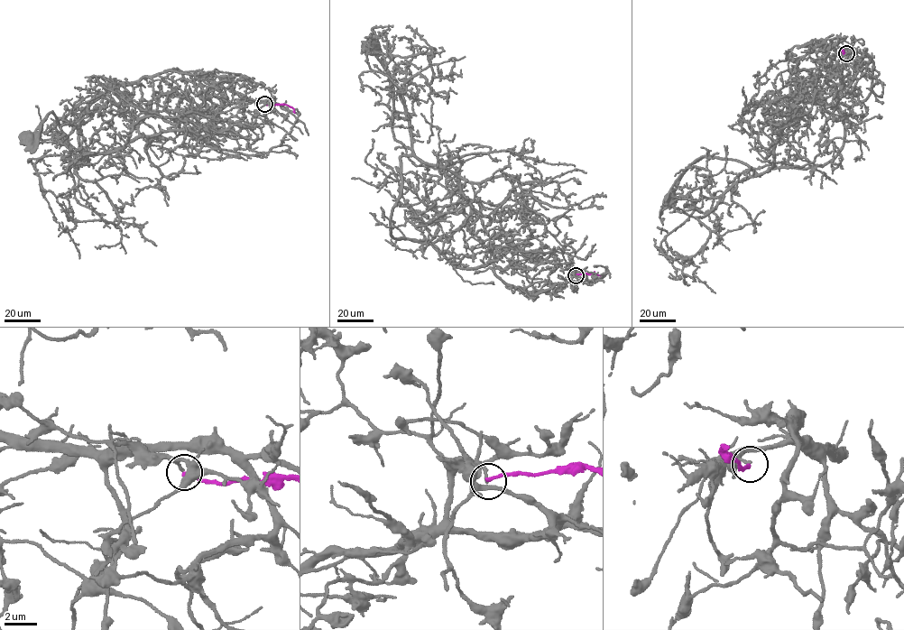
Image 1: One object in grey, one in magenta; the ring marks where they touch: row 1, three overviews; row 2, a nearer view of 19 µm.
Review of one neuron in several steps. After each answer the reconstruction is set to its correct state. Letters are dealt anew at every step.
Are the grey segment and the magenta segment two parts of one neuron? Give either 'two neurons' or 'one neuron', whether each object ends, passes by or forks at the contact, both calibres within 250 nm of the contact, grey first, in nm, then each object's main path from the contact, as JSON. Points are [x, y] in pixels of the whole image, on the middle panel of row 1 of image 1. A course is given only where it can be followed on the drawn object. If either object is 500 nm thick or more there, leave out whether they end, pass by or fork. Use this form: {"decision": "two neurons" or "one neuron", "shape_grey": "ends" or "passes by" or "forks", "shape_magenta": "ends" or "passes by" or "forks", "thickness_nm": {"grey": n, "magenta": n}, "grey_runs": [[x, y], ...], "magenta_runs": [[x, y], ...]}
{"decision": "two neurons", "shape_grey": "ends", "shape_magenta": "ends", "thickness_nm": {"grey": 160, "magenta": 200}, "grey_runs": [[576, 274], [526, 294], [492, 264], [457, 267], [391, 235], [411, 151], [394, 137], [372, 48]], "magenta_runs": [[576, 274], [603, 273]]}

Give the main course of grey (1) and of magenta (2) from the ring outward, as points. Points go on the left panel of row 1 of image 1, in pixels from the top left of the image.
1: (264, 103), (229, 103), (190, 134), (110, 90), (86, 108), (87, 160), (51, 111), (30, 138)
2: (264, 103), (288, 105), (294, 113)

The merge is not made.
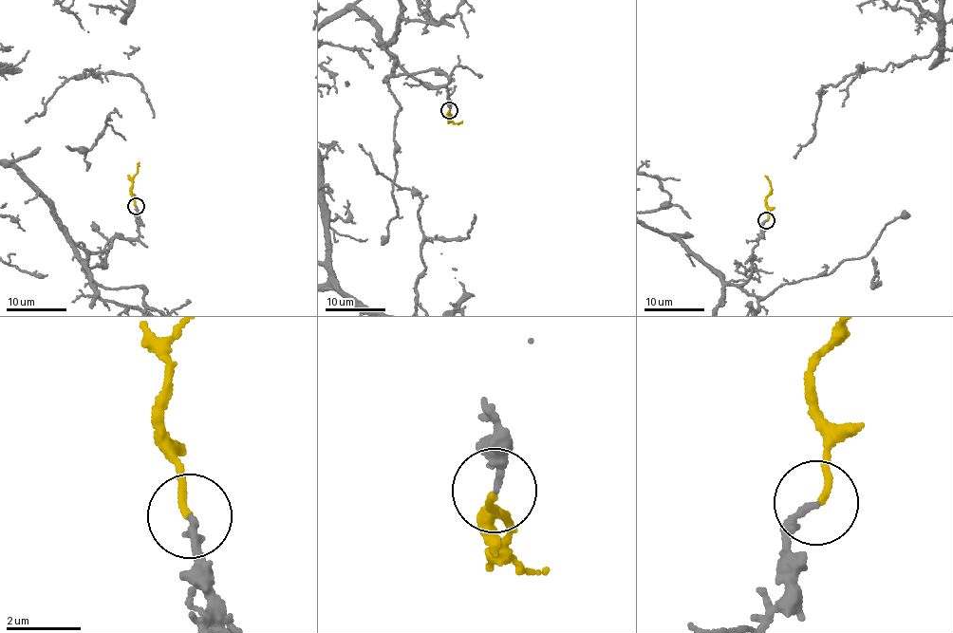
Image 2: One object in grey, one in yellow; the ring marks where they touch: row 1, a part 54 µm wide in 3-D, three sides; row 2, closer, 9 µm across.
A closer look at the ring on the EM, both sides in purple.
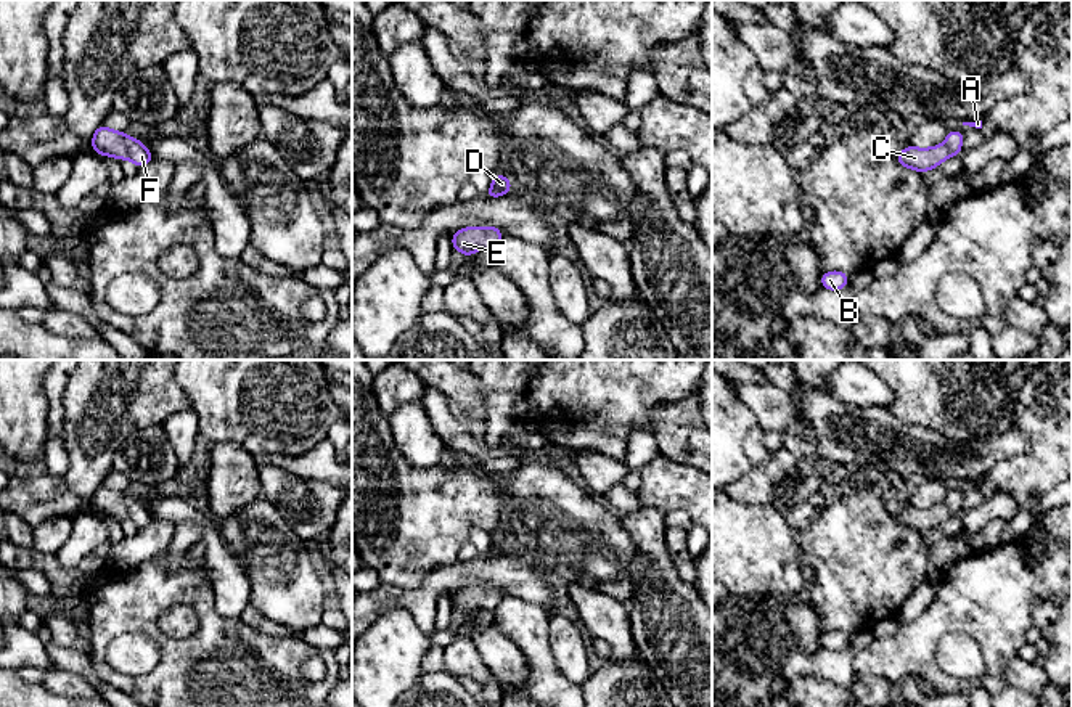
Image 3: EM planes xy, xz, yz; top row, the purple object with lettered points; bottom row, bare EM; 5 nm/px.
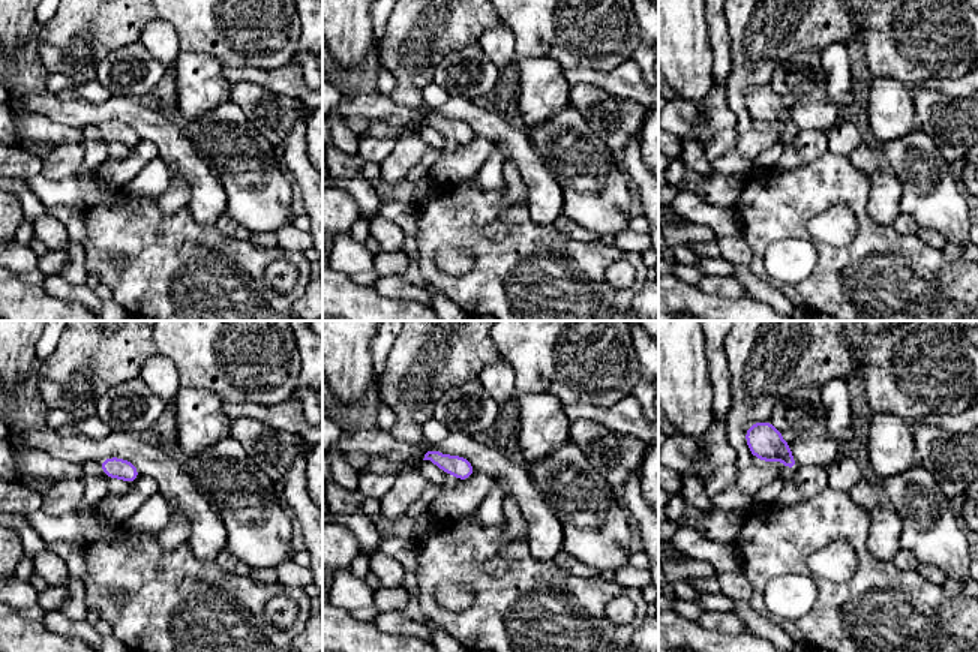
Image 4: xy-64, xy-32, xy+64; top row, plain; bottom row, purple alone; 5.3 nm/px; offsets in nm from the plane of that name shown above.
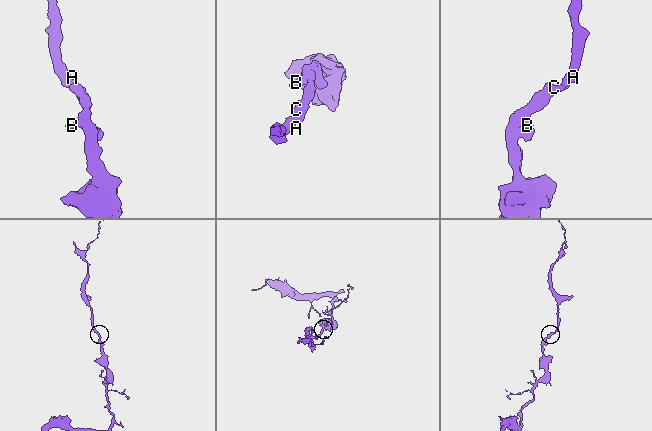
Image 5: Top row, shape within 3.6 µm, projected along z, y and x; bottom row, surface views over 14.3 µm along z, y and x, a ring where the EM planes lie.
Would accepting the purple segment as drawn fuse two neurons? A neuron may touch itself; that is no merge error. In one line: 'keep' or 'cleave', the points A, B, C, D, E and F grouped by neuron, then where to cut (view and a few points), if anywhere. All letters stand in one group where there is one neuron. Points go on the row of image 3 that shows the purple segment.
keep; A B C D E F; no cut

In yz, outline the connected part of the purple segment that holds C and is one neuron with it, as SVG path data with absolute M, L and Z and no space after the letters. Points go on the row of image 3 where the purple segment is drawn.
M948 130L947 140L934 148L913 148L905 145L898 156L894 156L895 162L924 174L939 167L947 157L959 156L964 133L961 130Z

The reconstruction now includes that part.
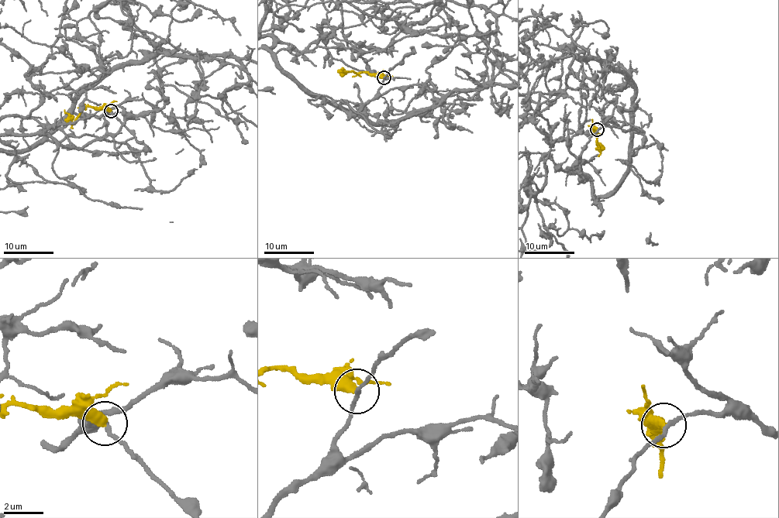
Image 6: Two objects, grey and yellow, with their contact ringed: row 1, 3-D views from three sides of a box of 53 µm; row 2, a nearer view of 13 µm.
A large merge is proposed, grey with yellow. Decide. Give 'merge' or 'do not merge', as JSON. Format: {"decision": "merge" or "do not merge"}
{"decision": "do not merge"}

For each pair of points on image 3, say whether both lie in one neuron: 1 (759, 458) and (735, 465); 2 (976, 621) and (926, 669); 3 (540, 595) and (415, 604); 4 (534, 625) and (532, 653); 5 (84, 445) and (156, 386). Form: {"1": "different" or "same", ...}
{"1": "different", "2": "same", "3": "same", "4": "same", "5": "same"}

